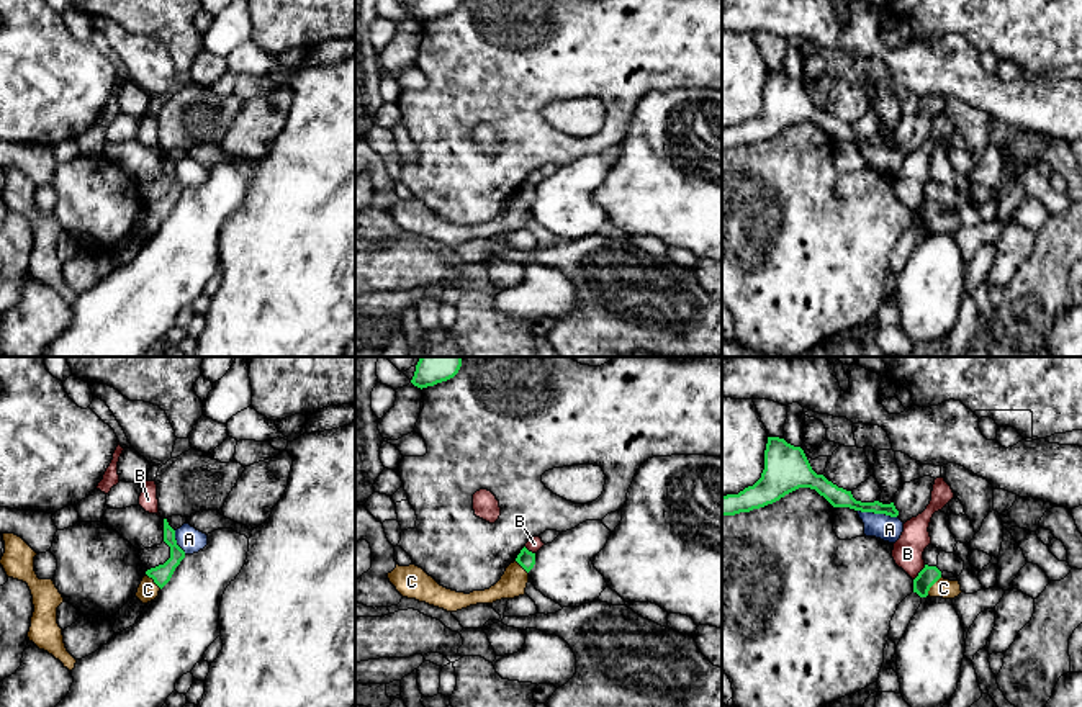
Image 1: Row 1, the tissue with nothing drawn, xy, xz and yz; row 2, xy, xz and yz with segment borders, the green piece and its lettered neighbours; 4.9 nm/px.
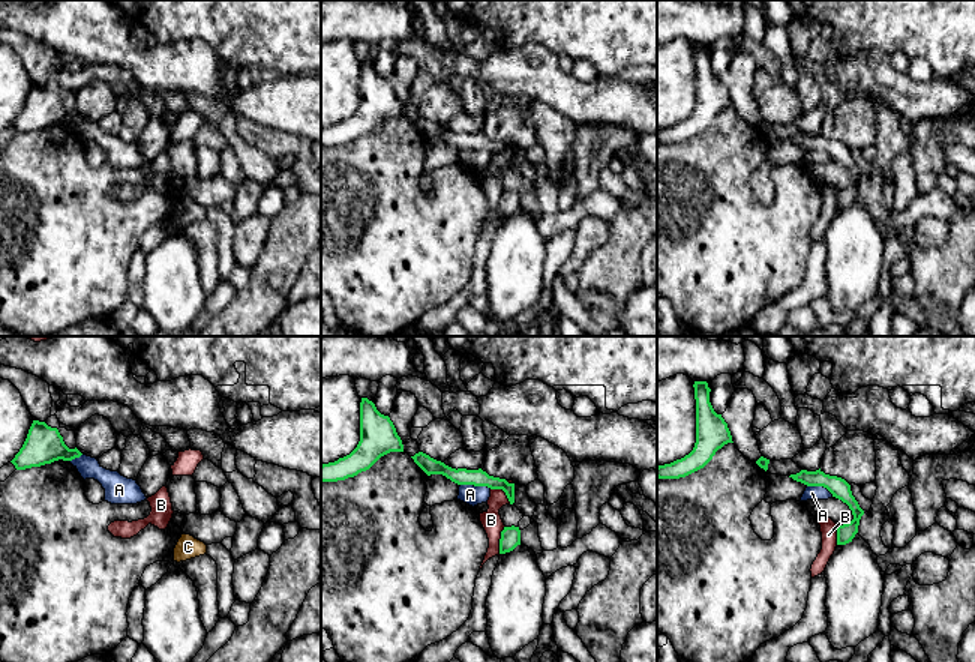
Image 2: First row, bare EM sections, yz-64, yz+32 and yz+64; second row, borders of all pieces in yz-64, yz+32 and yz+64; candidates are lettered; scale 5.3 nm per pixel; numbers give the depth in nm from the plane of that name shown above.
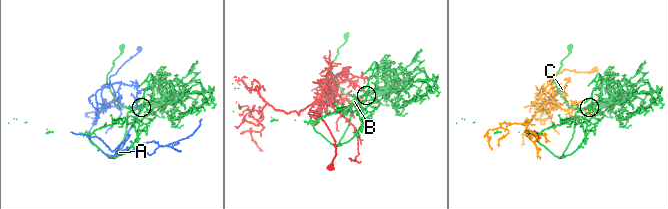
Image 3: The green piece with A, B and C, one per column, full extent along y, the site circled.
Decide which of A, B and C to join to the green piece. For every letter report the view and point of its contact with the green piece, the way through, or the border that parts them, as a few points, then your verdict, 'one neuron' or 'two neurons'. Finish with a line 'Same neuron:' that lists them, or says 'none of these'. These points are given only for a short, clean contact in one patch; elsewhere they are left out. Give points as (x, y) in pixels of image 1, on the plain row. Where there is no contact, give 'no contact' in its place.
A: meets green in yz at (876, 146); two neurons
B: meets green in yz at (919, 207); two neurons
C: meets green in yz at (932, 218); border along yz (942, 210), (927, 228); two neurons
Same neuron: none of these

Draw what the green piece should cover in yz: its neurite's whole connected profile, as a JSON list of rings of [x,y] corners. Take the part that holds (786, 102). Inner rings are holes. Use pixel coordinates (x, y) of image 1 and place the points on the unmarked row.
[[[768,70],[761,111],[738,128],[722,129],[722,149],[735,149],[764,141],[799,121],[815,123],[833,141],[850,141],[890,151],[899,149],[894,136],[856,134],[851,124],[838,121],[823,108],[817,108],[800,80],[794,80],[779,70]]]

